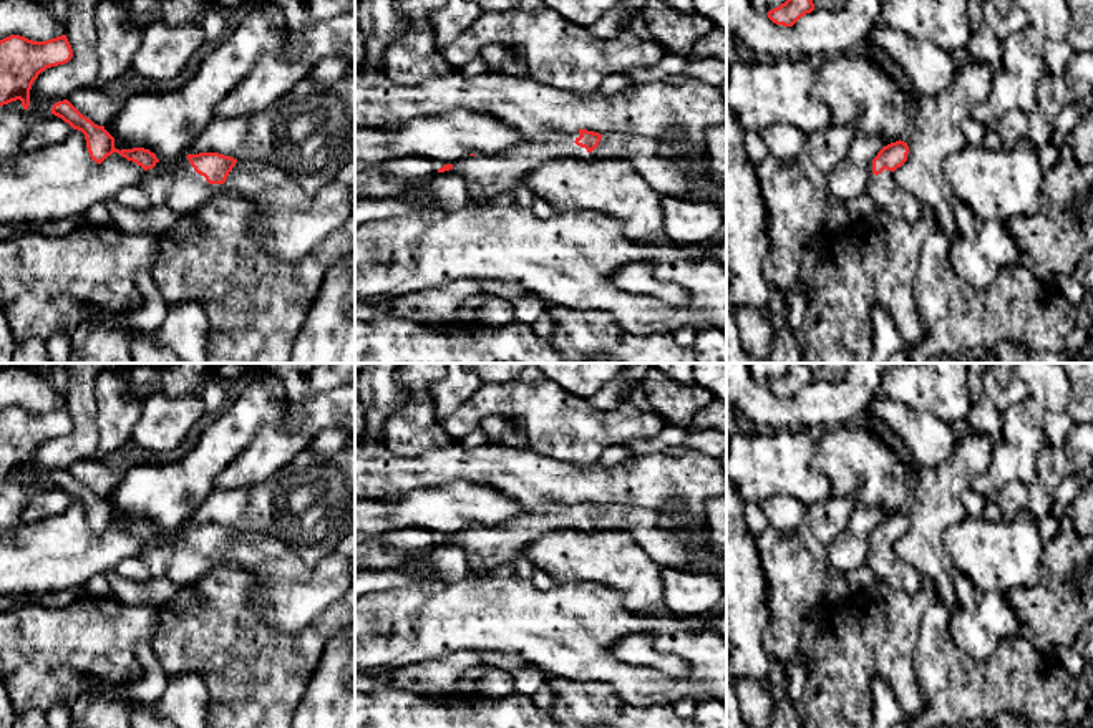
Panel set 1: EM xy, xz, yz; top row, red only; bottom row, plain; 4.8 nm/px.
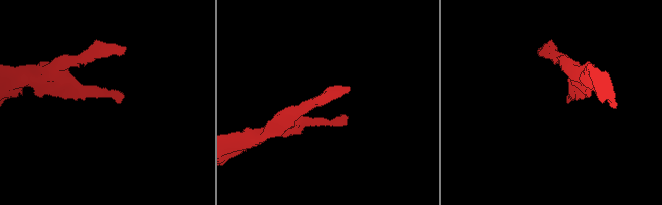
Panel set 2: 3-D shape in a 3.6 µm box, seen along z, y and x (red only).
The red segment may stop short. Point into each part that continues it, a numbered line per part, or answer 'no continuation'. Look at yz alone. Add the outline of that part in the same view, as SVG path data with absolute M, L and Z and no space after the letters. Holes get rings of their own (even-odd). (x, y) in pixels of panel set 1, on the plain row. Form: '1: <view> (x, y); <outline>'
1: yz (886, 566); M872 532L864 551L864 564L871 569L876 580L886 582L894 590L902 590L906 594L914 594L924 582L924 577L907 562L904 562L894 551L894 544L884 541L881 546L872 544Z

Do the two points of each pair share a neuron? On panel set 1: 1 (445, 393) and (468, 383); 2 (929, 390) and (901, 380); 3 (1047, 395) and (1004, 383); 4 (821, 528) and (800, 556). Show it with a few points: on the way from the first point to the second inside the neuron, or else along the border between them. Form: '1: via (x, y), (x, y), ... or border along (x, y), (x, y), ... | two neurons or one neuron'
1: via (450, 393), (458, 385), (463, 385) | one neuron
2: via (922, 383), (919, 380), (908, 380) | one neuron
3: border along (1022, 380), (1030, 395) | two neurons
4: via (815, 534), (803, 549) | one neuron

